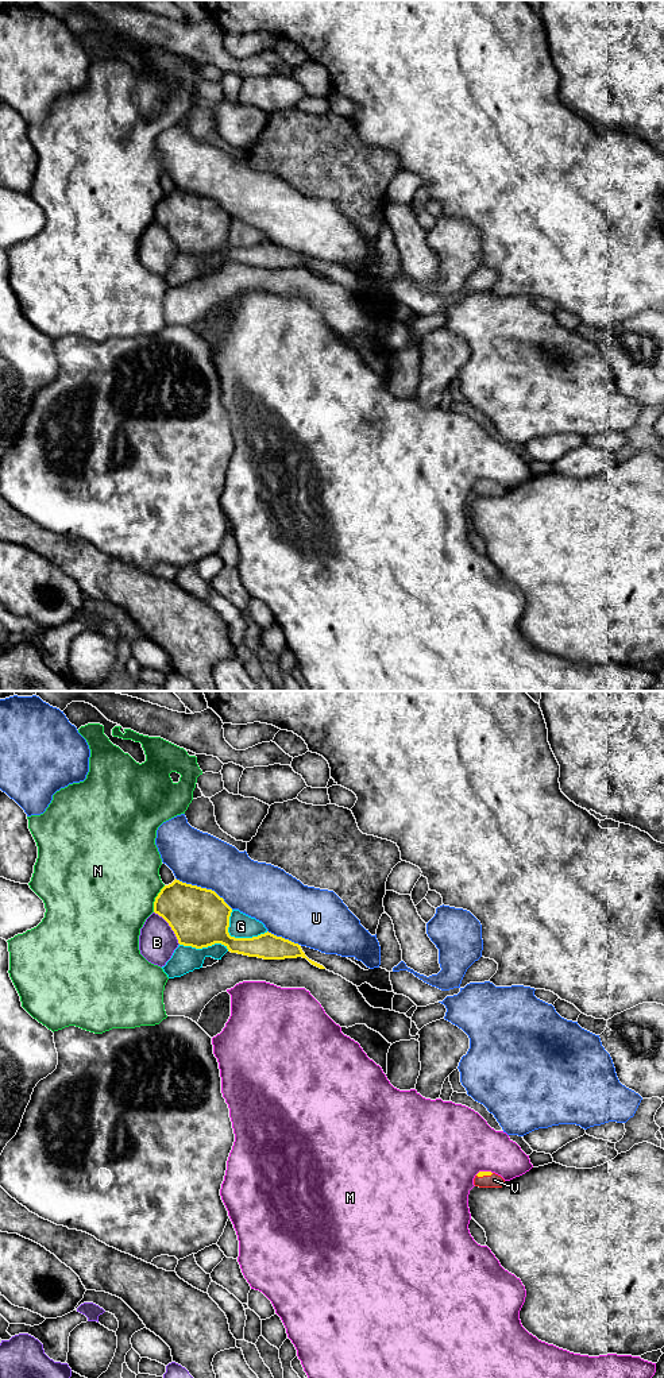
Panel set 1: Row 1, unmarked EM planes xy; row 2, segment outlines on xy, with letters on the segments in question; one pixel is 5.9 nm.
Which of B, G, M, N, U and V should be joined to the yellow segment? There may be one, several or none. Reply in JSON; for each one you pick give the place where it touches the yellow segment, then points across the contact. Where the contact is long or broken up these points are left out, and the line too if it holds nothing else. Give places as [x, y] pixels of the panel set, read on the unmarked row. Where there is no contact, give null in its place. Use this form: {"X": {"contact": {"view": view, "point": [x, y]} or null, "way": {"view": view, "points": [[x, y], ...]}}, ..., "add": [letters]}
{"V": {"contact": {"view": "xy", "point": [485, 483]}, "way": {"view": "xy", "points": [[481, 482], [485, 483], [494, 489]]}}, "add": ["V"]}

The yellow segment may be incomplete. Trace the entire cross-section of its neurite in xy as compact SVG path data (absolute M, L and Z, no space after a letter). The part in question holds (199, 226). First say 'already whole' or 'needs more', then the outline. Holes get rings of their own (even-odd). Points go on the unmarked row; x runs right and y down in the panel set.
already whole; M174 189L165 194L154 211L154 221L162 225L174 240L178 252L202 258L215 252L224 254L228 260L263 269L306 267L312 274L325 278L323 274L309 269L298 252L294 252L271 242L252 247L235 247L228 242L232 217L215 200Z

